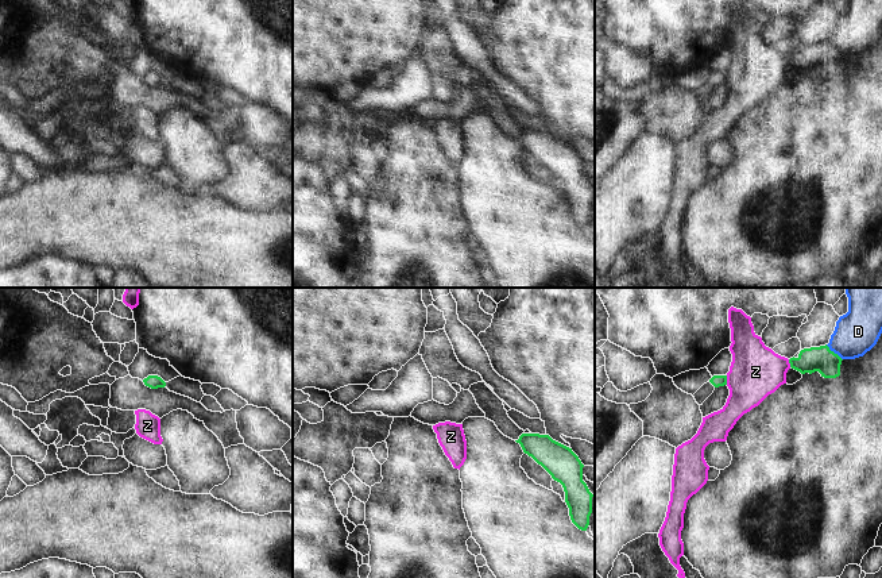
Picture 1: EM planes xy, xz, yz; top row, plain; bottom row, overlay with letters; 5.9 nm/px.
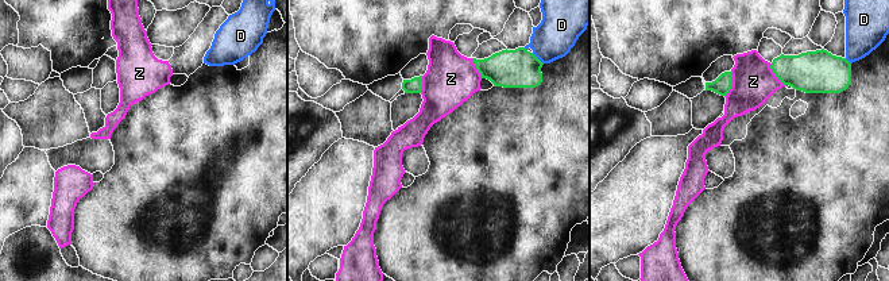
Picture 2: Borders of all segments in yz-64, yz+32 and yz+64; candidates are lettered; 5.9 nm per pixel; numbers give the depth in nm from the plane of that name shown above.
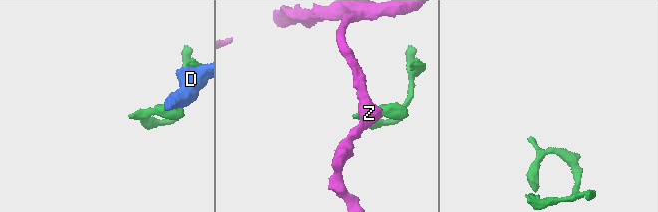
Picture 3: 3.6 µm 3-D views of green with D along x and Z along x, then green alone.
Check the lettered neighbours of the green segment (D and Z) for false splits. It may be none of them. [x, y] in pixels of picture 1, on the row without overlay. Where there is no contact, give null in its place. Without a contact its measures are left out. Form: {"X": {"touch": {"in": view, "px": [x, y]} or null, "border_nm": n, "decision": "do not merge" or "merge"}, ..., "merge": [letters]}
{"D": {"touch": {"in": "yz", "px": [832, 49]}, "border_nm": 140, "decision": "do not merge"}, "Z": {"touch": {"in": "yz", "px": [726, 77]}, "border_nm": 60, "decision": "do not merge"}, "merge": []}

